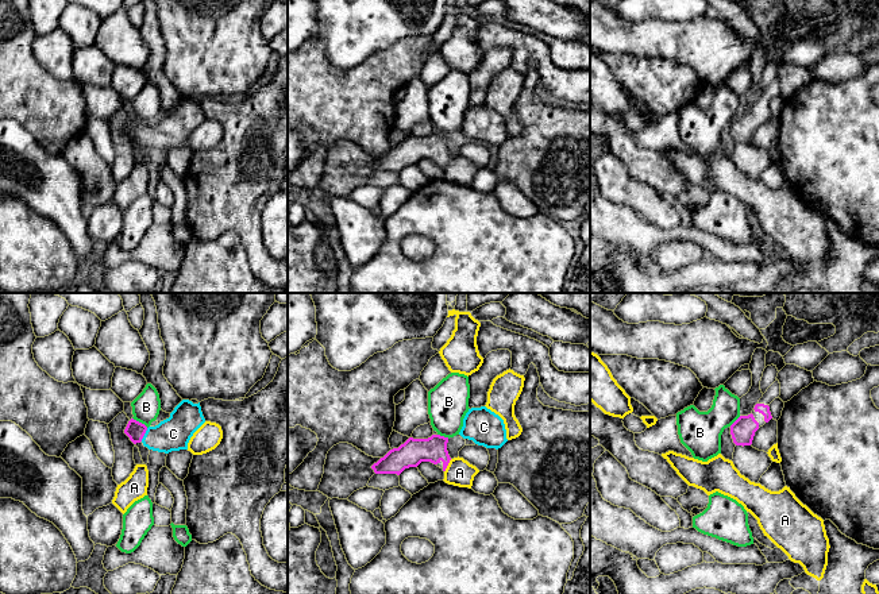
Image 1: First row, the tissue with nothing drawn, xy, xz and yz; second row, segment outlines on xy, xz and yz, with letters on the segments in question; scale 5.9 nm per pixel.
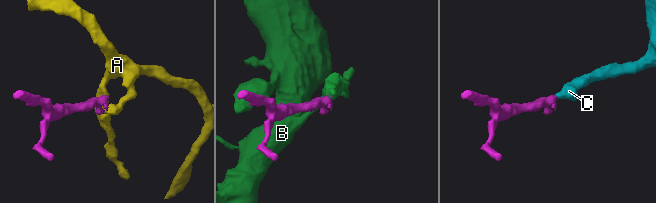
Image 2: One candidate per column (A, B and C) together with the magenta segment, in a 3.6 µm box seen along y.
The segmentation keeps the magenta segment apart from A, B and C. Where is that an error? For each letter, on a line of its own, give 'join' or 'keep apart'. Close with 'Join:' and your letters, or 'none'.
A: keep apart
B: keep apart
C: join
Join: C

